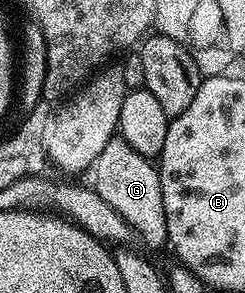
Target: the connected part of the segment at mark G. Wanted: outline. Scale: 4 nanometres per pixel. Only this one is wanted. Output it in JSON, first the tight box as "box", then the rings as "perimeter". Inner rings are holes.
{"box":[93,138,168,247],"perimeter":[[[113,138],[107,142],[105,149],[96,157],[93,164],[96,193],[128,223],[132,232],[147,247],[168,246],[167,226],[165,225],[165,201],[161,197],[161,177],[158,166],[148,156],[137,153],[124,139]]]}

